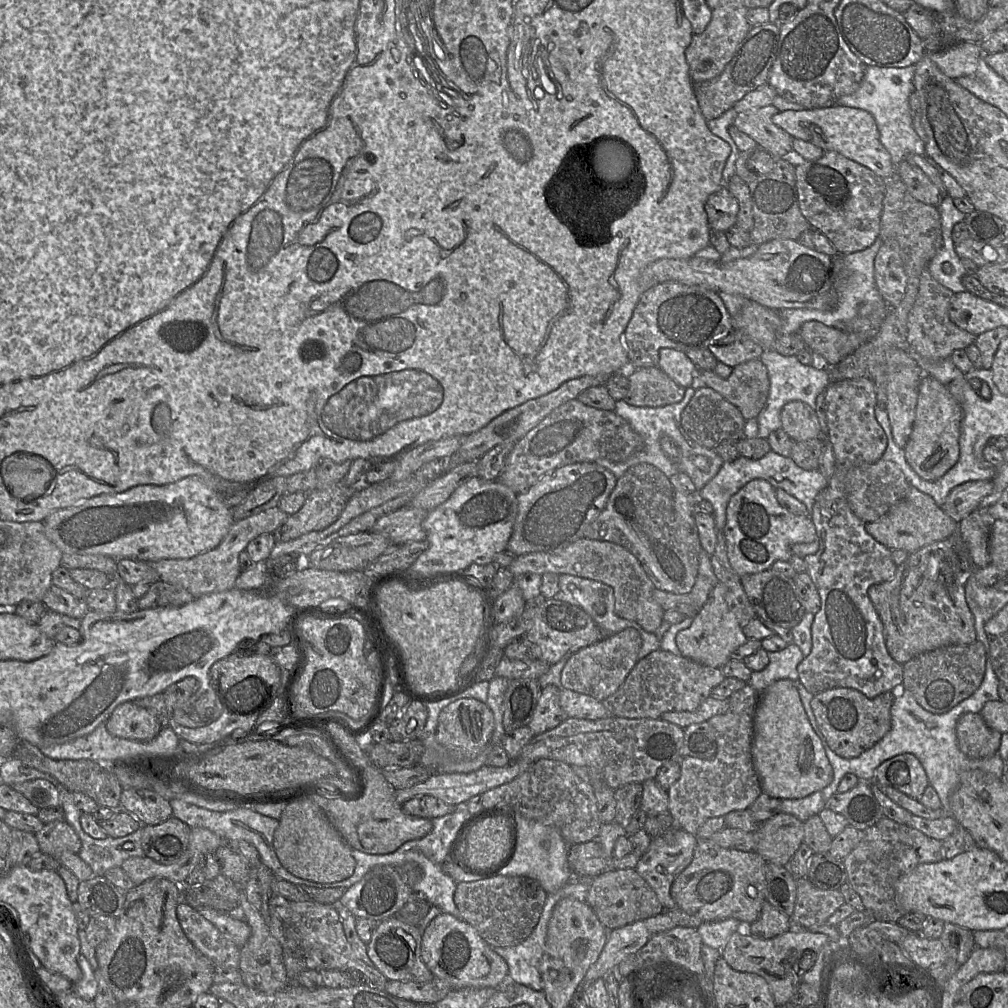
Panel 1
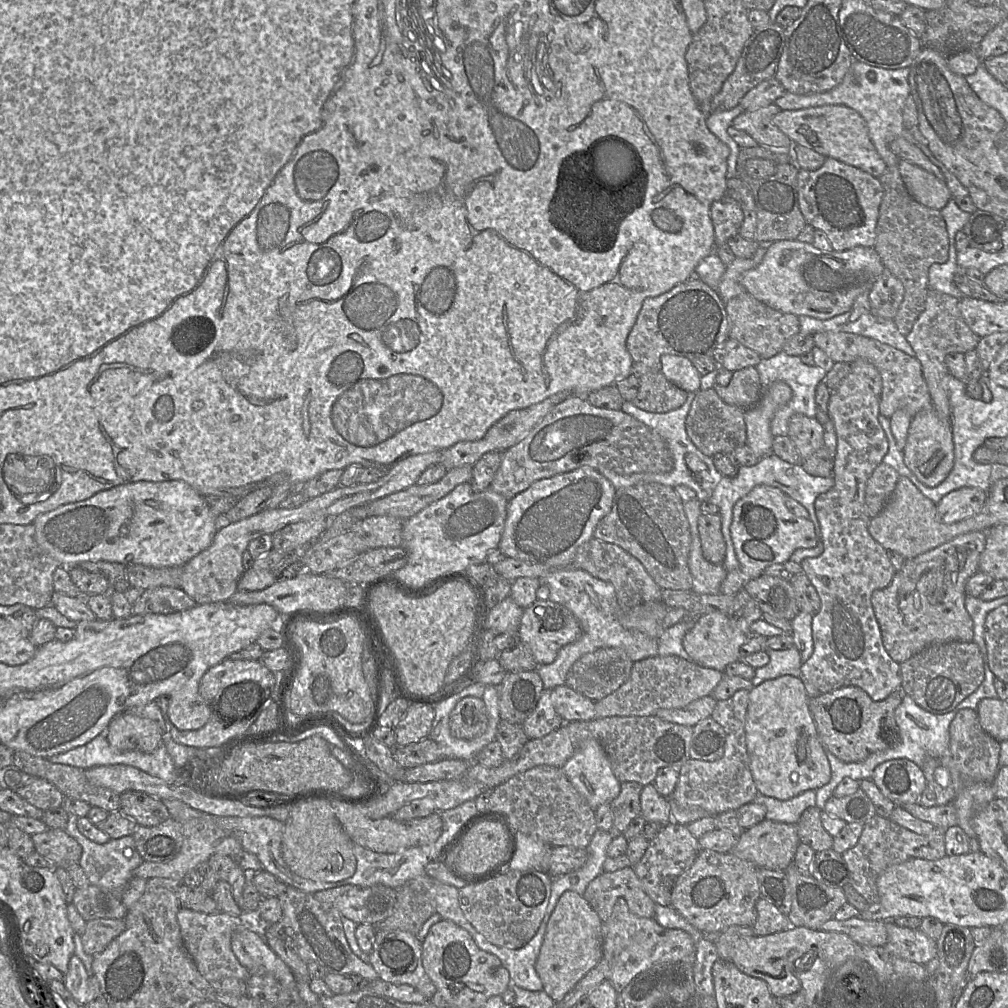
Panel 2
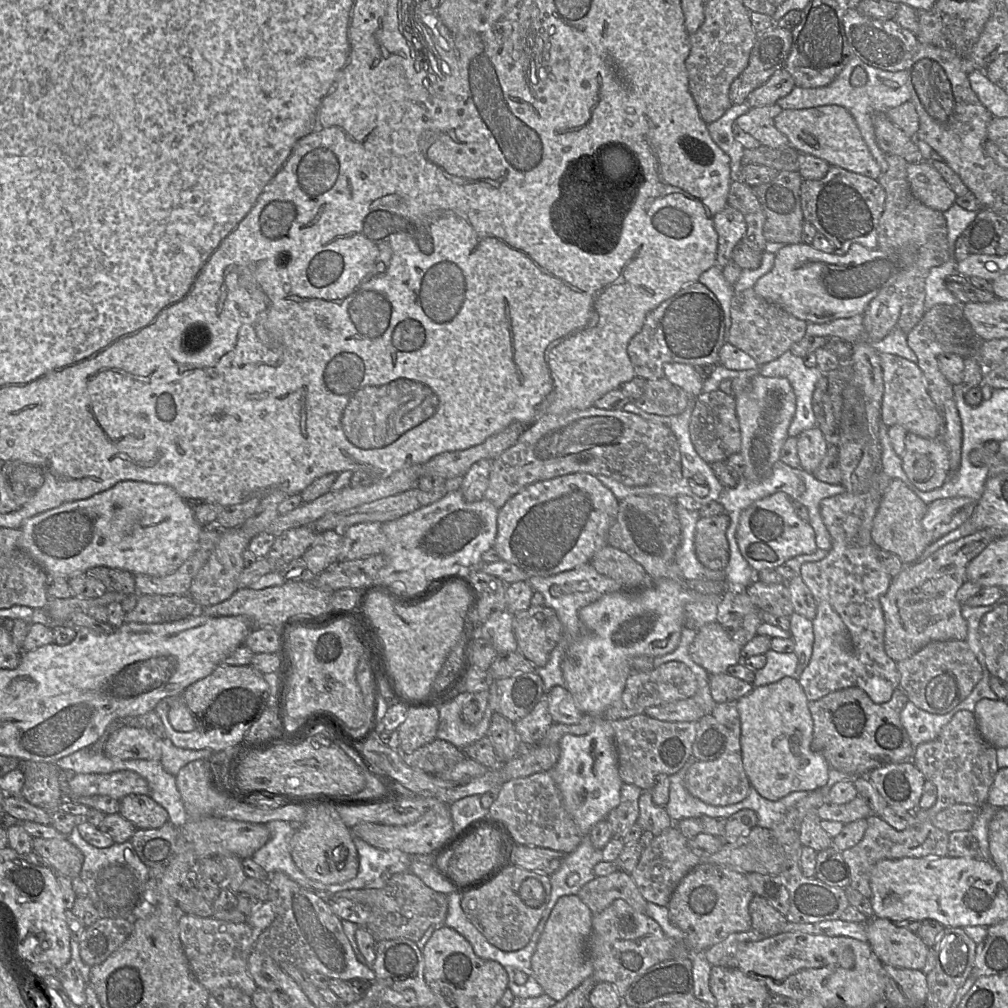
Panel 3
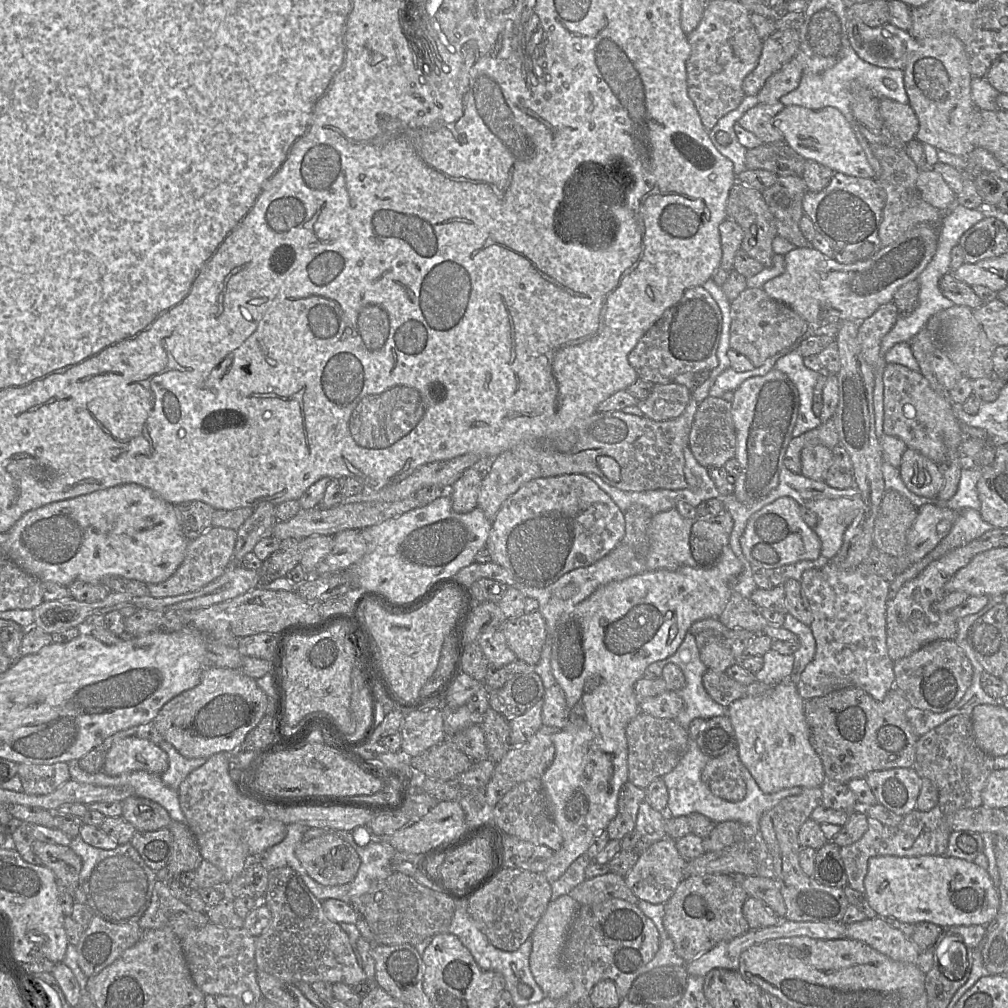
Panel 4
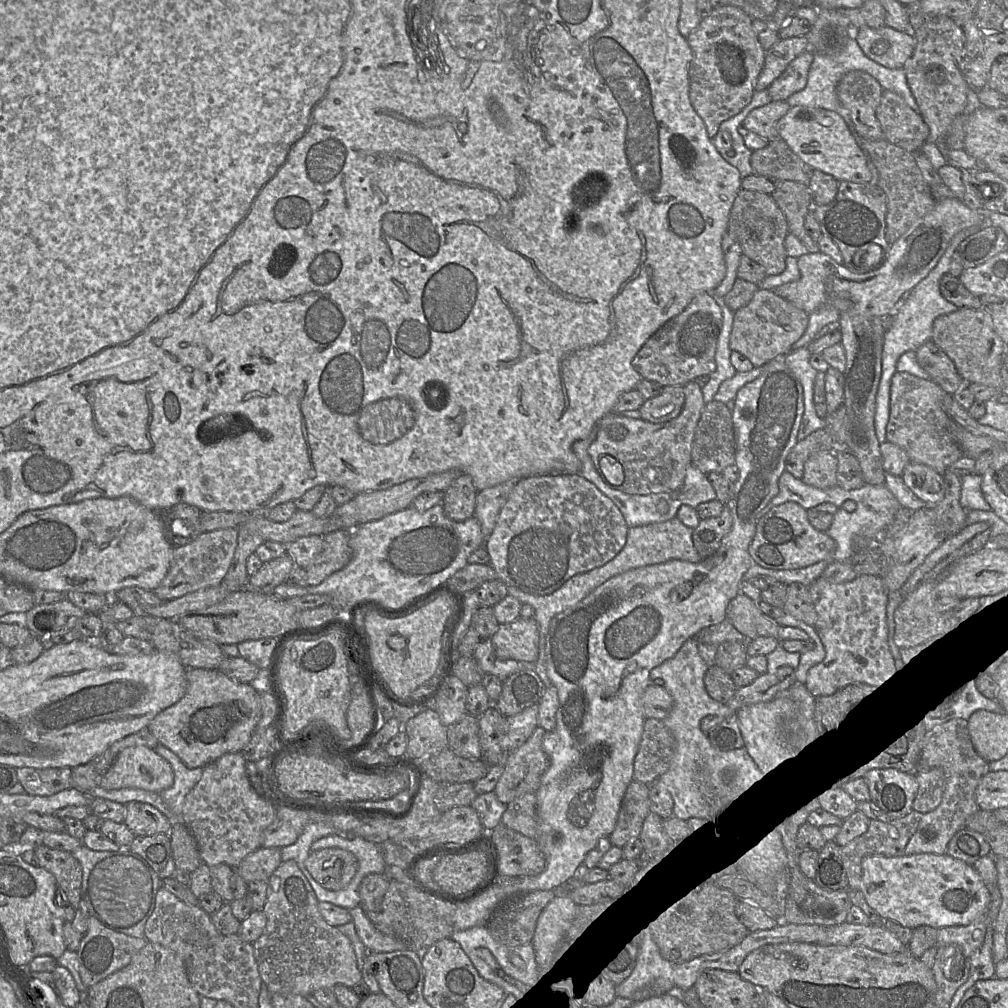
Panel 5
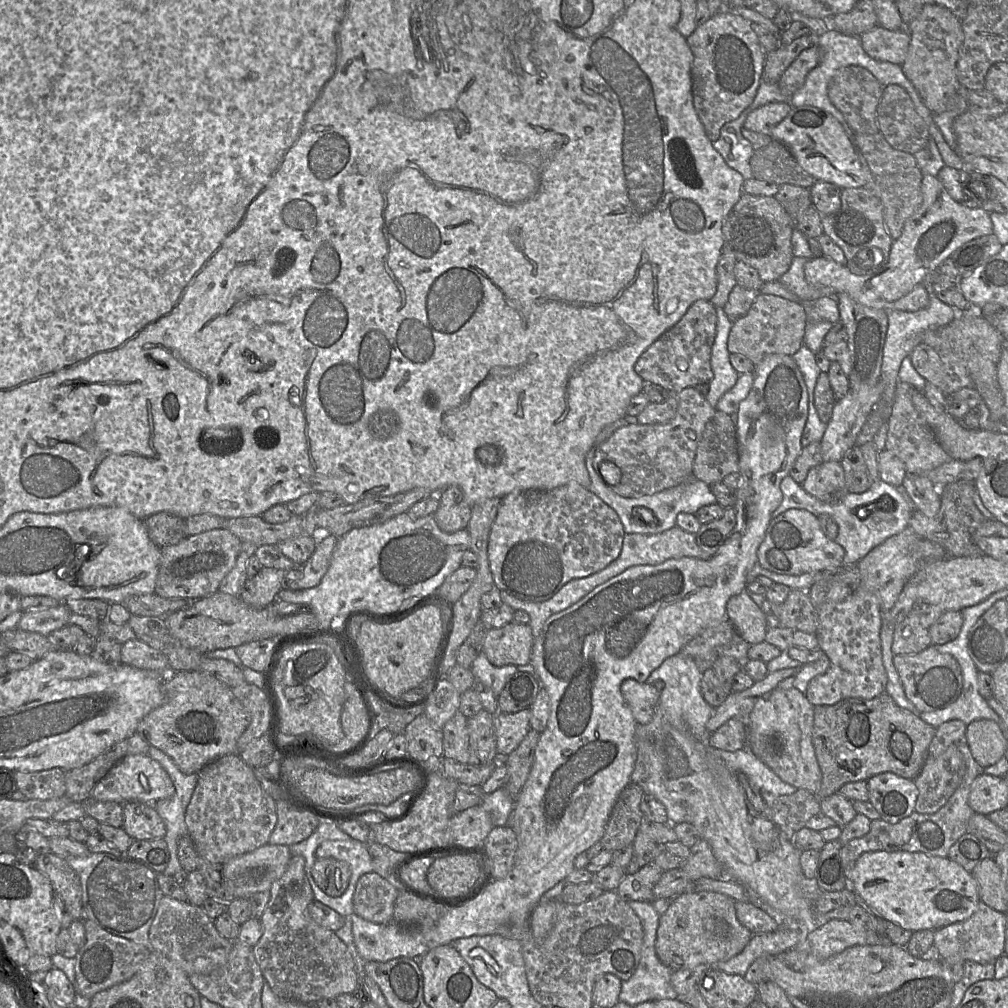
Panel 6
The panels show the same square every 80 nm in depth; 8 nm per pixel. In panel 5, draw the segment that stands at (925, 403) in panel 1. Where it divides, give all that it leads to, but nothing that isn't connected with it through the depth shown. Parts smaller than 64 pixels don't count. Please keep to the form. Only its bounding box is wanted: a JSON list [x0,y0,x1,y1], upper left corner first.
[902,462,944,507]

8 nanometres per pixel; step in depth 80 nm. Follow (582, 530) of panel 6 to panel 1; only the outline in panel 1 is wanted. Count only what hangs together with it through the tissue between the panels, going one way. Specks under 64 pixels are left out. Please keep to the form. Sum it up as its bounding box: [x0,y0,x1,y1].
[507,462,616,556]

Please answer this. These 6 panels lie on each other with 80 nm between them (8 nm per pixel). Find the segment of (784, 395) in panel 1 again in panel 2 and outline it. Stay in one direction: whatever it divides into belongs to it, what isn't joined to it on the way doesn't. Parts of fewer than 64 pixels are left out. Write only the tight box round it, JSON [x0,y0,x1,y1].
[756,351,827,437]

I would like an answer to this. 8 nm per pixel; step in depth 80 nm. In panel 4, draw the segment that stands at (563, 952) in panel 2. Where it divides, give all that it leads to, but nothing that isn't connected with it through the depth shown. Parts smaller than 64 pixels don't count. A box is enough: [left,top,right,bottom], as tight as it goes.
[529,895,580,1000]

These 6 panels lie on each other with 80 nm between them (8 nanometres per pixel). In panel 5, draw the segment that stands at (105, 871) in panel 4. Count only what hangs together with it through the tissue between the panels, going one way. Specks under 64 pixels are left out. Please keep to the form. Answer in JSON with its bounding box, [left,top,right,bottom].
[70,844,176,938]

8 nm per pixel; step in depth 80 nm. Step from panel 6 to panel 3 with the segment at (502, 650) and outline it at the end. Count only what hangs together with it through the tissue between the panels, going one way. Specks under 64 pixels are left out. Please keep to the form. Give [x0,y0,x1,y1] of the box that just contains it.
[513,606,563,667]

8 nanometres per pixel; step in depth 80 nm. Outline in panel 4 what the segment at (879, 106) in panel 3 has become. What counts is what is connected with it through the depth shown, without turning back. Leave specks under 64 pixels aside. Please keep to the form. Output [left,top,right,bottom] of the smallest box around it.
[779,46,909,182]

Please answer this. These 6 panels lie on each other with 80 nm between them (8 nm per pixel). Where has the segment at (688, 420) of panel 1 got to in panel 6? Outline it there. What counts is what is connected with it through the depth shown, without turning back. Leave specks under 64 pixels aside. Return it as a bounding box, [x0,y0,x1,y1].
[693,410,739,485]

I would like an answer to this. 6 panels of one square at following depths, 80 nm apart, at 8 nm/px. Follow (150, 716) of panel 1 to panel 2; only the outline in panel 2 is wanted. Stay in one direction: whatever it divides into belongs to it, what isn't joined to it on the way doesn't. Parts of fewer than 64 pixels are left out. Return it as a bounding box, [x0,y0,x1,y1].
[106,712,163,753]

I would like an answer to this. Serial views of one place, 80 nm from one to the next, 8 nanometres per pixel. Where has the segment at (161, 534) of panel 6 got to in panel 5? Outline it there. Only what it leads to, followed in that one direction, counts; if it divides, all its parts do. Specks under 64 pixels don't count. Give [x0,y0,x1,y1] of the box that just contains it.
[156,503,205,548]

